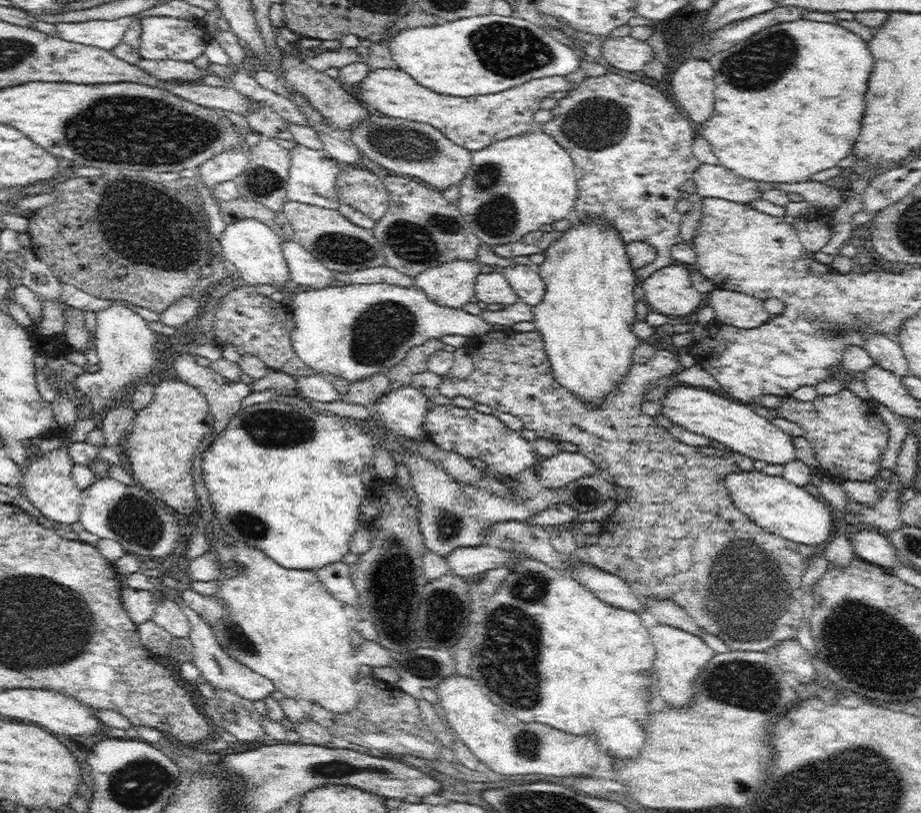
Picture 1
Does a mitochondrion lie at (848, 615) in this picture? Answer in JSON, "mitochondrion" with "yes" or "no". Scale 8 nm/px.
{"mitochondrion":"yes"}

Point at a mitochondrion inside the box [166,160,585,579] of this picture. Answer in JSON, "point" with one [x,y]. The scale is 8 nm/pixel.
{"point":[380,332]}

